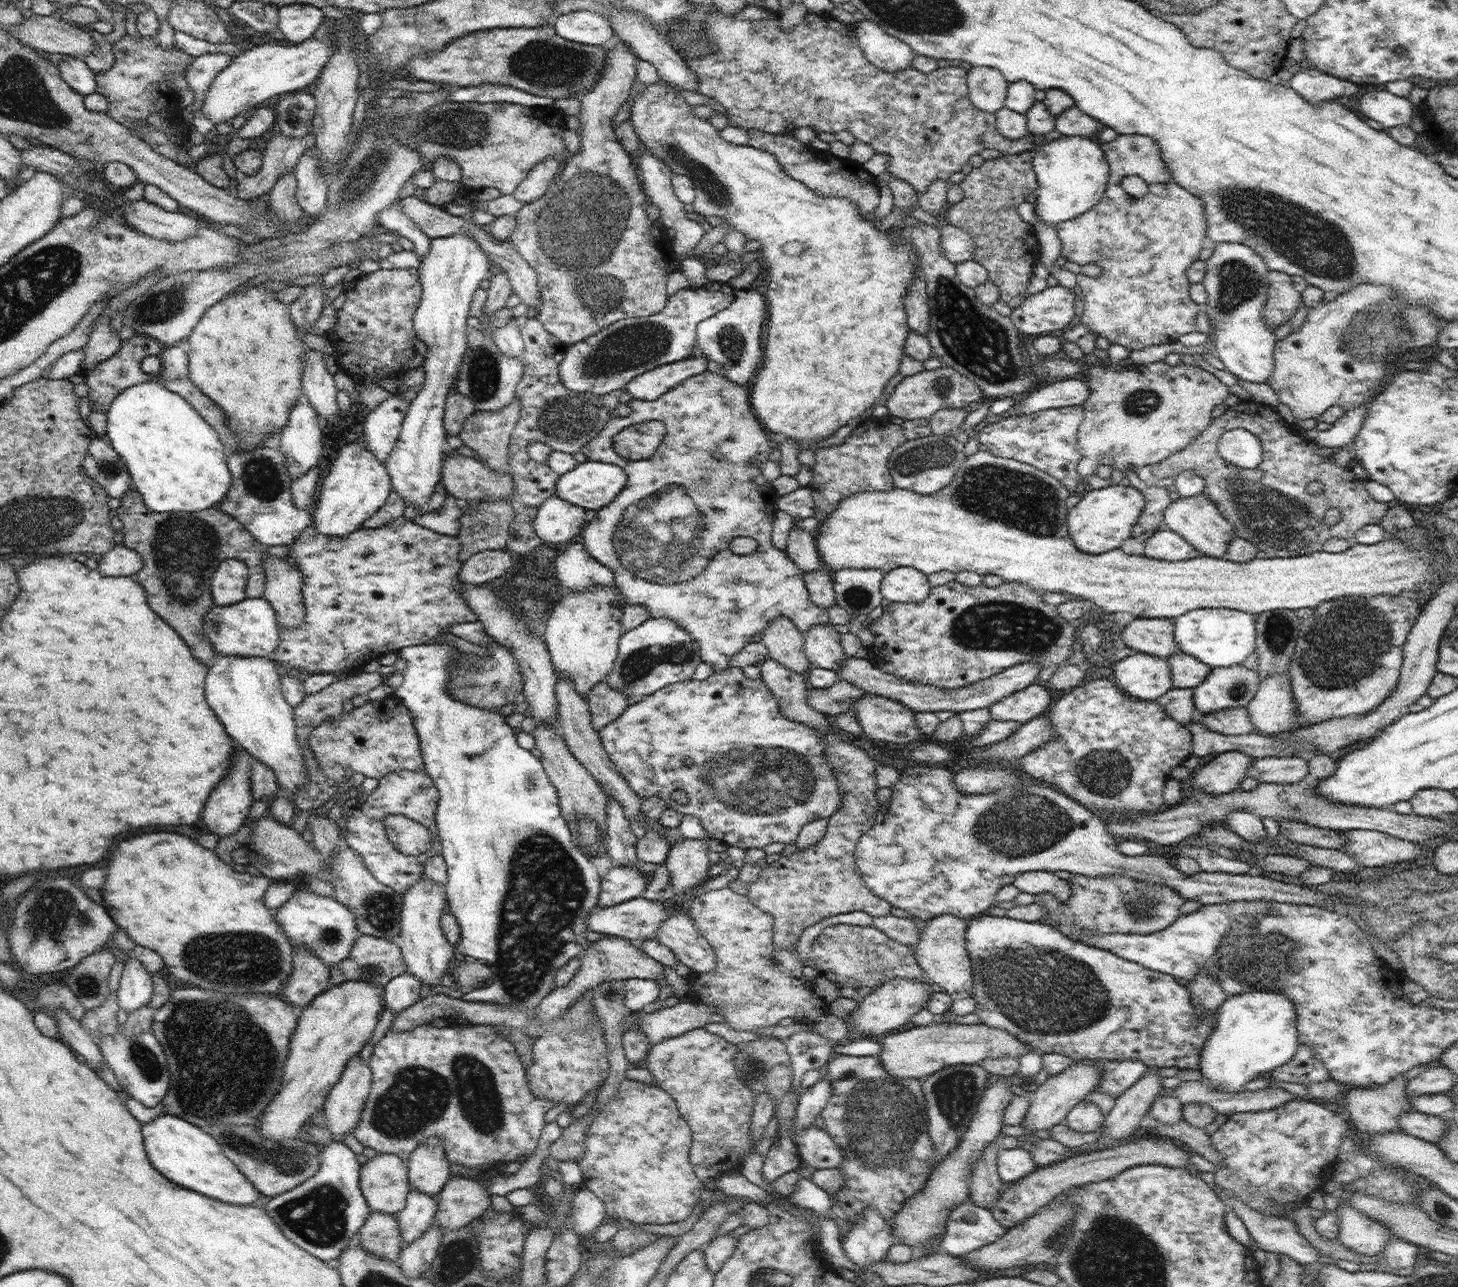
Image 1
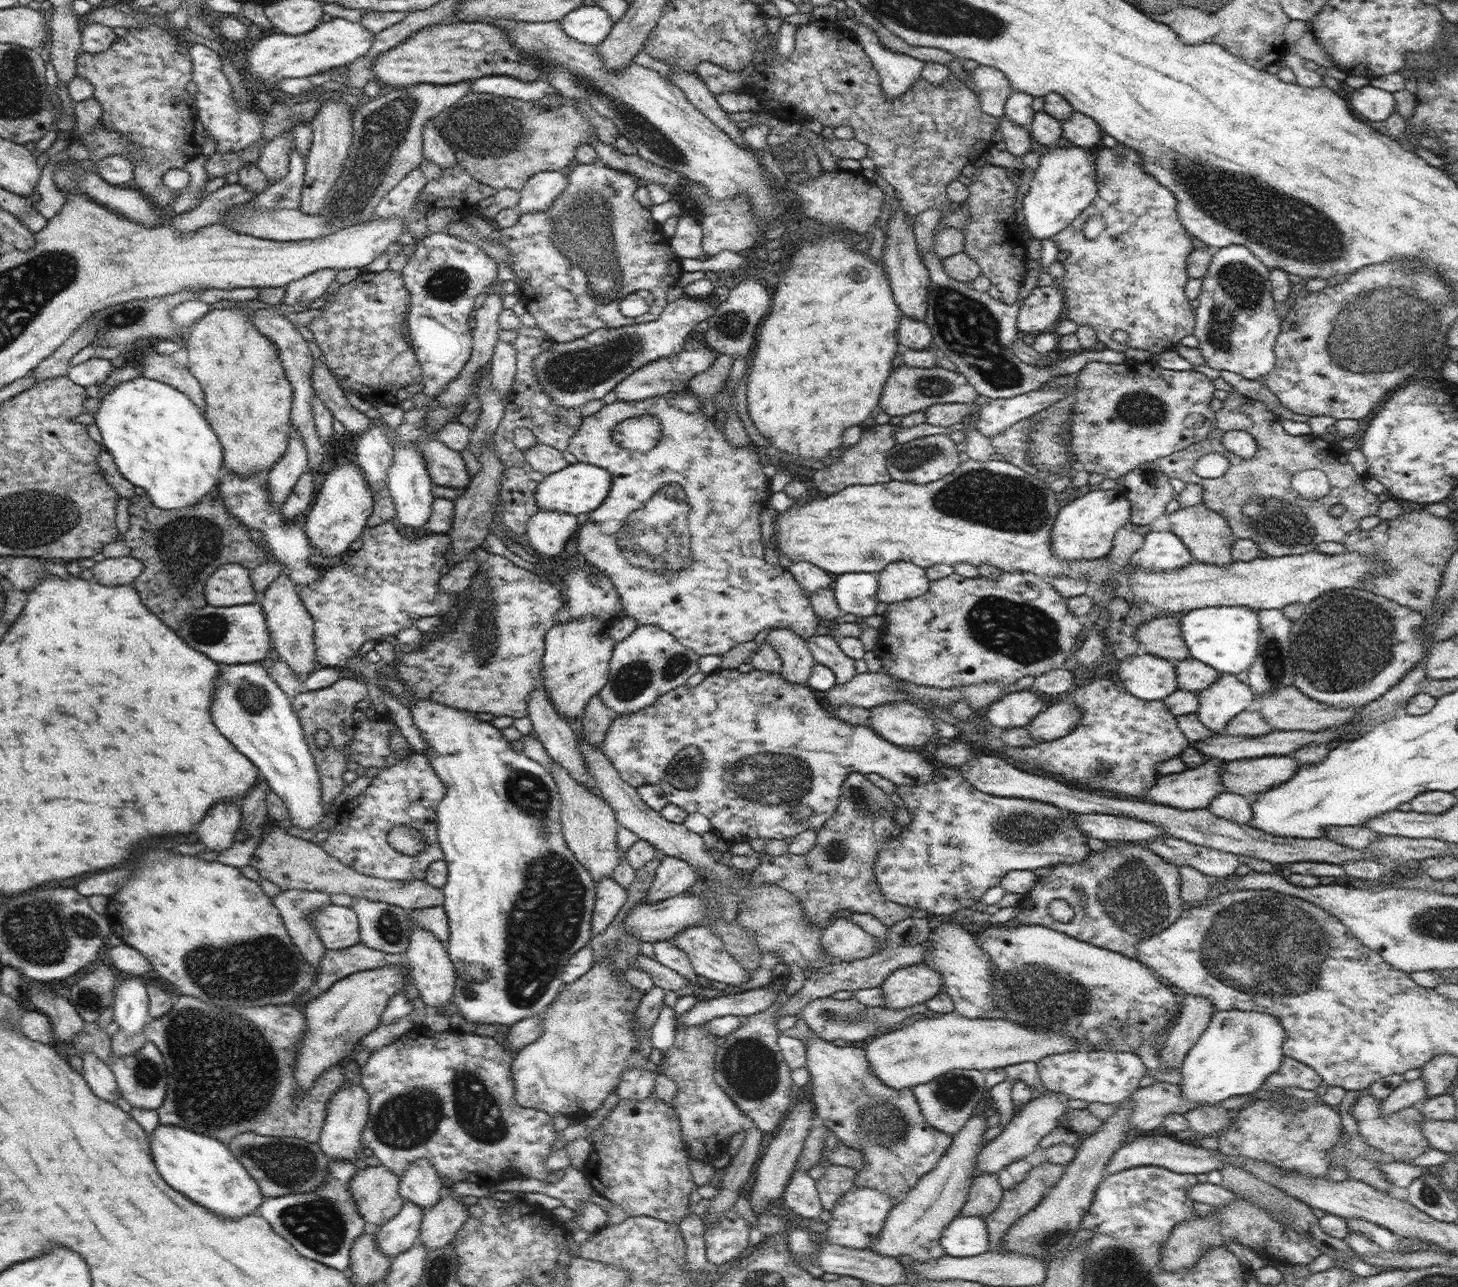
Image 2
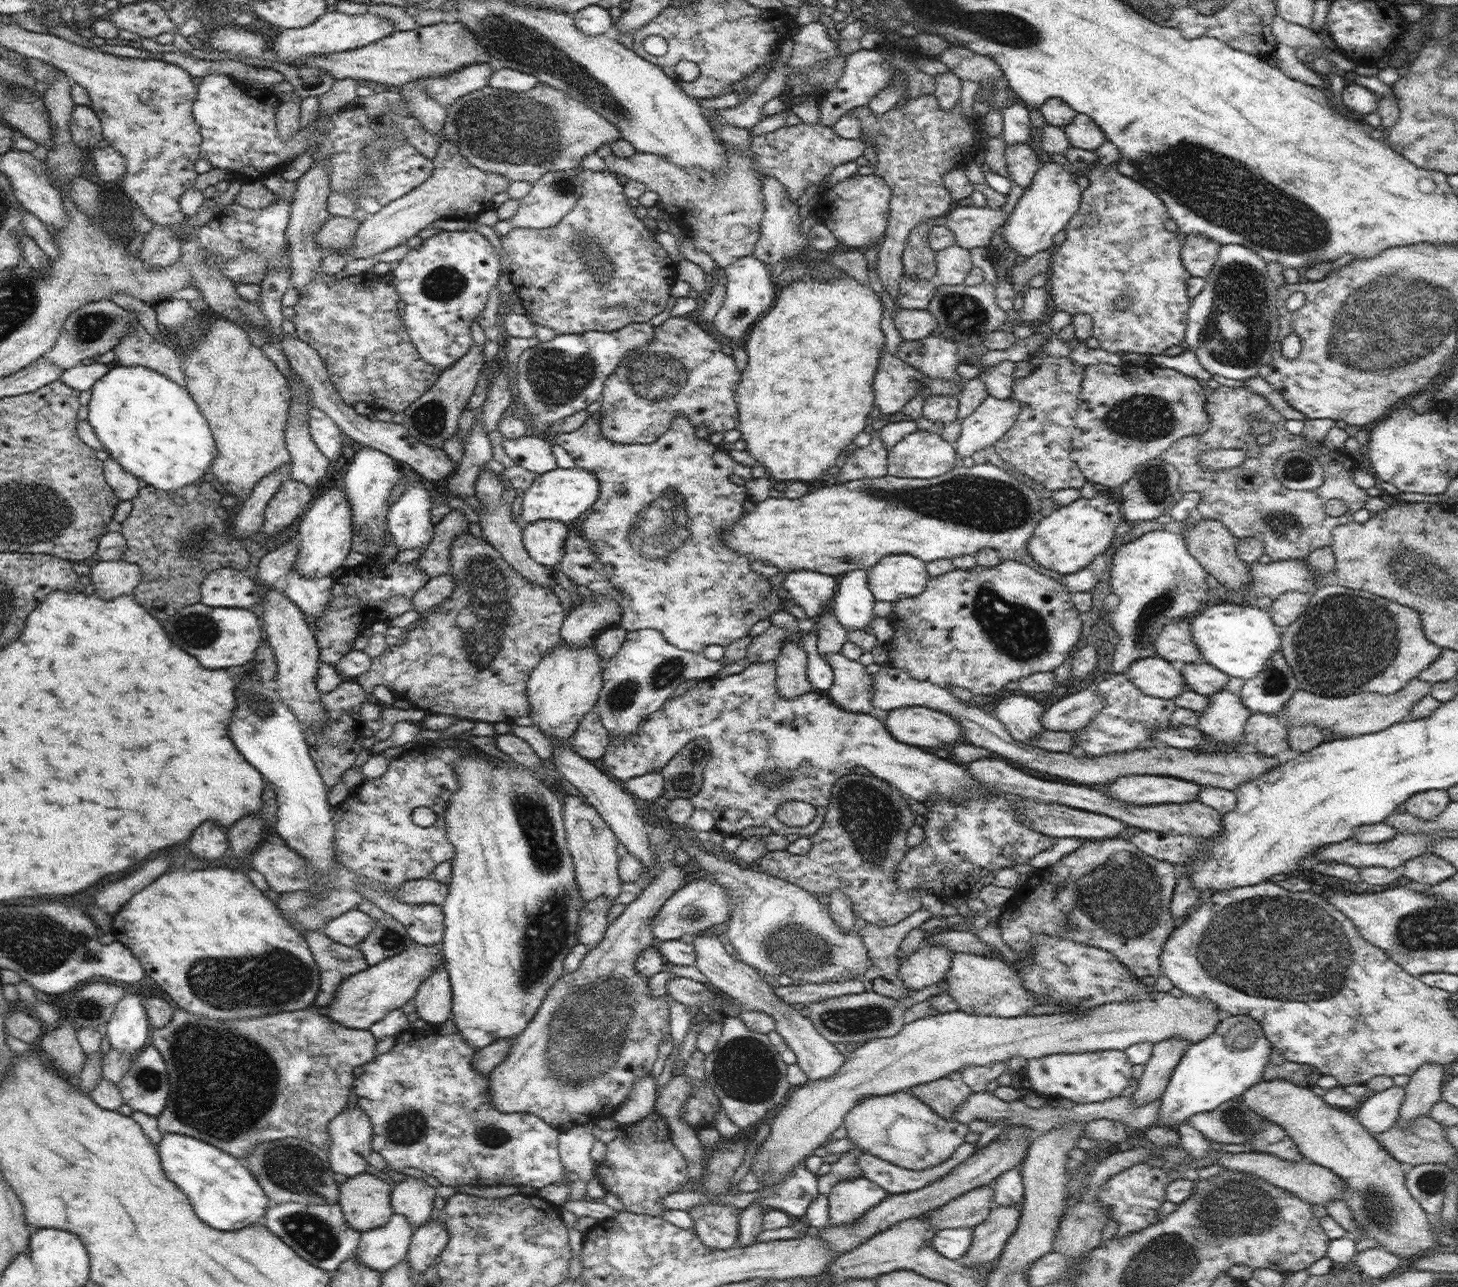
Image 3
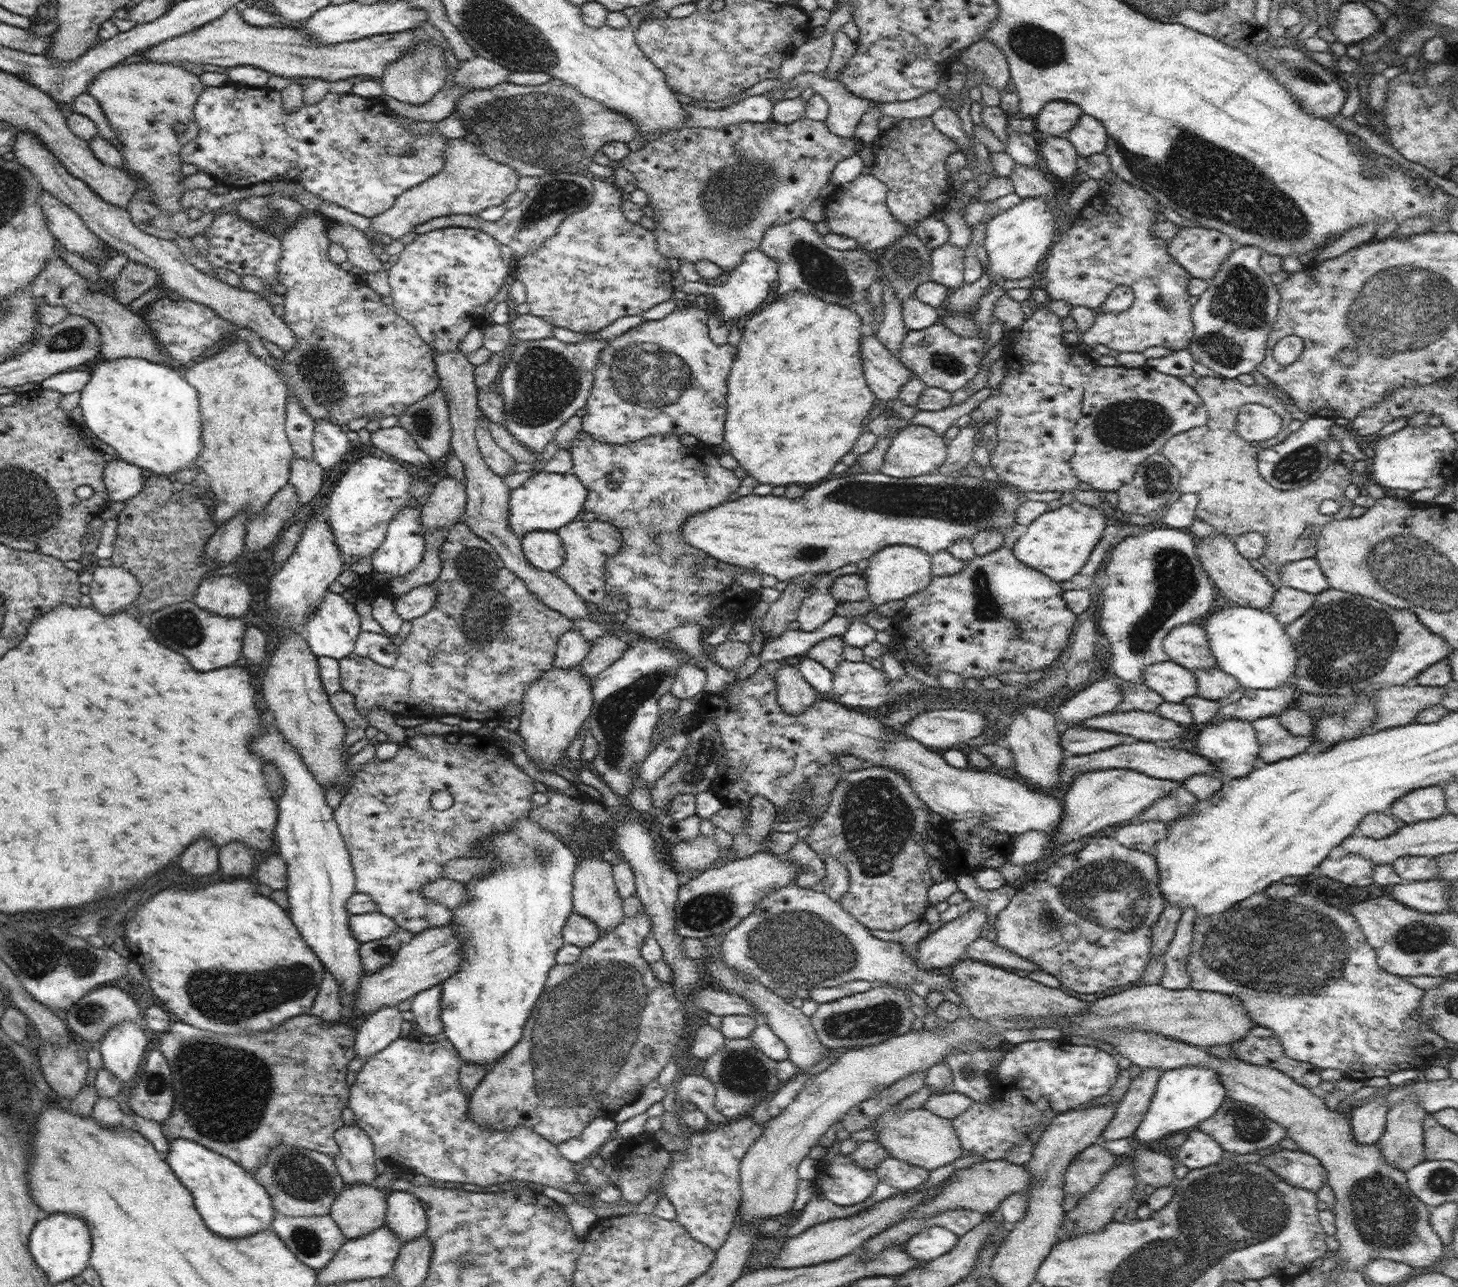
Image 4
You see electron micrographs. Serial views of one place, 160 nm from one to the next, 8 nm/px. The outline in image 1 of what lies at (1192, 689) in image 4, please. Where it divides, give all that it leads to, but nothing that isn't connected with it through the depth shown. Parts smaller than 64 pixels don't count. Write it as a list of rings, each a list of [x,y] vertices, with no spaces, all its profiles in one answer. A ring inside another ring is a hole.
[[[1146,653],[1114,662],[1113,674],[1118,688],[1144,701],[1157,701],[1173,687],[1167,658]]]

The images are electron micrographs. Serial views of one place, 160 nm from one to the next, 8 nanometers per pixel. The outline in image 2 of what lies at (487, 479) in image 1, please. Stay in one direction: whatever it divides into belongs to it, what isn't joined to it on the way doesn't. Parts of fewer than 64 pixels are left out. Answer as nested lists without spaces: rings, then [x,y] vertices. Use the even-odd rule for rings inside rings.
[[[438,438],[420,441],[418,452],[427,462],[432,482],[436,485],[465,491],[471,482],[466,463],[456,450],[443,444]]]

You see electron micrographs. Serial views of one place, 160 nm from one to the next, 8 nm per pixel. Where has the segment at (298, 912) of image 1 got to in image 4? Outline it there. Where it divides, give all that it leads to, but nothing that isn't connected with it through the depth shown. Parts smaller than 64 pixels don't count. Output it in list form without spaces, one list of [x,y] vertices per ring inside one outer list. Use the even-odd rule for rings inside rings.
[[[379,911],[366,914],[352,914],[348,918],[352,937],[360,943],[379,941],[380,938],[392,936],[398,927],[390,917]]]

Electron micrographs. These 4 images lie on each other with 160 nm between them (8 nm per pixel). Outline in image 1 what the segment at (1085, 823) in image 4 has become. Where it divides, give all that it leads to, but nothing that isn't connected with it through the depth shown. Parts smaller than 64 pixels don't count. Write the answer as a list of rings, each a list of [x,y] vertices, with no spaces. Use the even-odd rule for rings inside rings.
[[[1240,751],[1218,753],[1212,761],[1190,773],[1191,786],[1212,796],[1231,793],[1247,777],[1254,759]]]

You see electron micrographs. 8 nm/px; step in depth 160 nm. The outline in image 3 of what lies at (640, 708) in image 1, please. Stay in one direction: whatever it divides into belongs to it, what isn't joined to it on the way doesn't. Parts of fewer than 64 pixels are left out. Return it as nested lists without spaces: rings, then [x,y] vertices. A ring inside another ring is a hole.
[[[772,660],[750,663],[740,674],[712,676],[699,681],[693,689],[688,689],[686,694],[669,699],[658,711],[646,716],[636,732],[631,732],[627,739],[624,737],[612,739],[602,762],[606,765],[607,773],[626,781],[654,770],[662,770],[687,742],[695,738],[708,739],[711,755],[703,772],[701,790],[689,799],[694,809],[704,809],[712,814],[715,822],[713,830],[724,836],[737,834],[739,830],[750,826],[769,826],[774,834],[782,836],[787,834],[812,836],[824,822],[835,782],[855,766],[866,767],[876,777],[922,803],[936,795],[955,803],[963,803],[972,797],[1010,796],[1017,804],[1015,809],[1021,823],[1054,838],[1113,838],[1120,832],[1126,832],[1129,827],[1125,822],[1105,814],[1088,812],[1066,804],[1044,804],[1037,800],[985,788],[979,780],[971,776],[963,764],[954,762],[951,758],[939,757],[924,750],[923,747],[900,742],[889,733],[884,720],[876,719],[870,714],[848,712],[816,692],[806,692],[794,700],[784,700],[776,688]],[[791,800],[809,802],[814,806],[817,815],[810,824],[788,826],[780,822],[777,817],[779,806]]]

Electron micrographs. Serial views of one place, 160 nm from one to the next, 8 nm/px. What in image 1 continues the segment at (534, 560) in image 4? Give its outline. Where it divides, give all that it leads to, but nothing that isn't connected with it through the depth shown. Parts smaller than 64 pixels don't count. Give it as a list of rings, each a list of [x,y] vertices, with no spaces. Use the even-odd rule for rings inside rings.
[[[553,495],[540,505],[533,527],[543,542],[568,542],[583,531],[586,511]]]

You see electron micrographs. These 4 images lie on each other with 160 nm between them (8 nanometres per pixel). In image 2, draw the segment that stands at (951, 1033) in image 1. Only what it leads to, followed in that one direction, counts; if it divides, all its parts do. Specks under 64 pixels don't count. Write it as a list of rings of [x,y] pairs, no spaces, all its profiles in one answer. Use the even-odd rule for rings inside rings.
[[[955,1012],[943,1013],[909,1024],[900,1030],[882,1033],[866,1046],[866,1056],[875,1075],[896,1090],[930,1082],[938,1075],[955,1069],[983,1072],[1005,1068],[1009,1064],[1038,1062],[1048,1055],[1078,1051],[1078,1041],[1068,1033],[1034,1031],[1011,1020],[969,1019]]]

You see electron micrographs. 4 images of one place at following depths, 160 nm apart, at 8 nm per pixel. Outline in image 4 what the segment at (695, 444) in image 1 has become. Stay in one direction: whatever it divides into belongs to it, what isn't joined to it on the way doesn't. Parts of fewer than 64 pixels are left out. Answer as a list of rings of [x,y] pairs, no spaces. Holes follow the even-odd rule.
[[[580,432],[574,440],[572,440],[572,446],[570,446],[570,455],[572,456],[573,468],[572,471],[574,476],[584,484],[585,490],[588,490],[588,497],[586,497],[585,511],[594,512],[596,518],[600,522],[609,522],[613,524],[619,531],[623,540],[622,548],[618,550],[618,554],[614,554],[605,565],[605,589],[607,590],[607,597],[613,599],[618,596],[626,599],[629,602],[629,609],[627,610],[627,619],[625,620],[625,626],[629,632],[639,633],[640,635],[648,636],[653,639],[658,640],[669,640],[669,632],[678,628],[681,624],[686,624],[687,622],[695,622],[702,631],[701,636],[703,640],[707,638],[709,634],[712,634],[718,626],[724,624],[724,620],[732,620],[736,622],[744,618],[739,618],[738,616],[741,612],[746,612],[742,608],[742,603],[744,602],[744,597],[748,594],[748,591],[744,590],[735,578],[744,570],[738,568],[734,565],[726,564],[725,562],[720,562],[716,558],[711,558],[708,554],[702,552],[702,550],[696,550],[692,548],[691,544],[685,541],[682,534],[683,524],[690,518],[694,516],[697,512],[706,512],[715,506],[720,506],[723,502],[730,501],[730,494],[736,493],[740,487],[740,478],[736,476],[733,470],[724,468],[718,460],[717,454],[710,454],[710,452],[704,452],[702,448],[696,449],[690,446],[684,446],[680,441],[681,436],[676,436],[676,434],[666,434],[665,437],[653,437],[648,436],[641,439],[640,441],[630,442],[624,445],[616,444],[604,444],[604,442],[596,442],[594,437],[586,432]]]

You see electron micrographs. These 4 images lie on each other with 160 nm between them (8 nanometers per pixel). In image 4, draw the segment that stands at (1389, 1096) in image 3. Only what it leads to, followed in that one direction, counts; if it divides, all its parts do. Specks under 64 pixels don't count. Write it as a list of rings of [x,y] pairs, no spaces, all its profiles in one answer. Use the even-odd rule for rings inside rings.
[[[1386,1097],[1364,1100],[1362,1106],[1354,1108],[1351,1125],[1353,1135],[1360,1144],[1379,1142],[1386,1128],[1388,1109]]]

